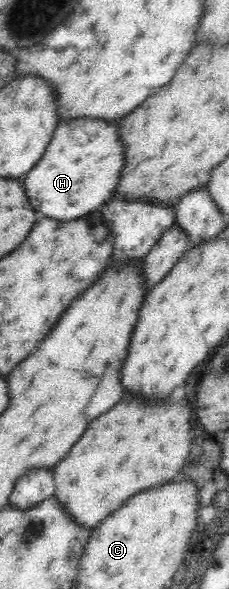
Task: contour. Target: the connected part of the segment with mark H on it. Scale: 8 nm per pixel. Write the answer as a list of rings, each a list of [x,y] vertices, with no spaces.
[[[90,118],[60,120],[42,157],[22,179],[24,194],[36,213],[72,221],[92,213],[112,197],[124,165],[124,147],[116,125]]]

